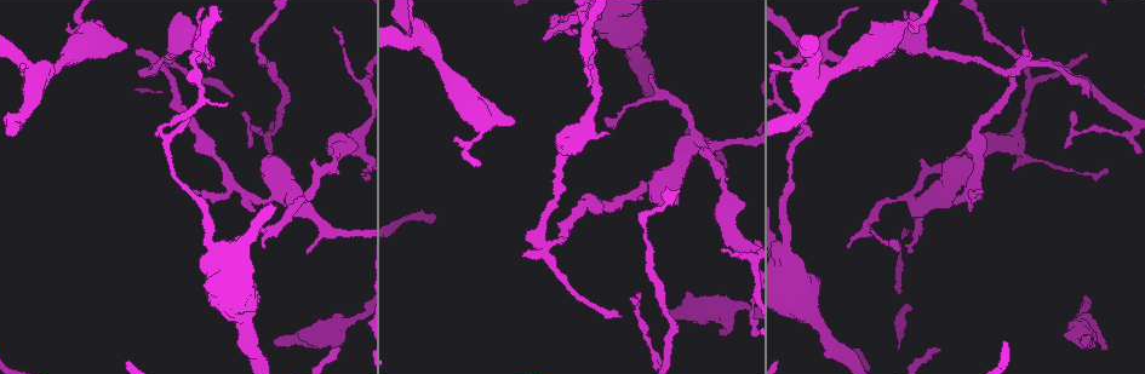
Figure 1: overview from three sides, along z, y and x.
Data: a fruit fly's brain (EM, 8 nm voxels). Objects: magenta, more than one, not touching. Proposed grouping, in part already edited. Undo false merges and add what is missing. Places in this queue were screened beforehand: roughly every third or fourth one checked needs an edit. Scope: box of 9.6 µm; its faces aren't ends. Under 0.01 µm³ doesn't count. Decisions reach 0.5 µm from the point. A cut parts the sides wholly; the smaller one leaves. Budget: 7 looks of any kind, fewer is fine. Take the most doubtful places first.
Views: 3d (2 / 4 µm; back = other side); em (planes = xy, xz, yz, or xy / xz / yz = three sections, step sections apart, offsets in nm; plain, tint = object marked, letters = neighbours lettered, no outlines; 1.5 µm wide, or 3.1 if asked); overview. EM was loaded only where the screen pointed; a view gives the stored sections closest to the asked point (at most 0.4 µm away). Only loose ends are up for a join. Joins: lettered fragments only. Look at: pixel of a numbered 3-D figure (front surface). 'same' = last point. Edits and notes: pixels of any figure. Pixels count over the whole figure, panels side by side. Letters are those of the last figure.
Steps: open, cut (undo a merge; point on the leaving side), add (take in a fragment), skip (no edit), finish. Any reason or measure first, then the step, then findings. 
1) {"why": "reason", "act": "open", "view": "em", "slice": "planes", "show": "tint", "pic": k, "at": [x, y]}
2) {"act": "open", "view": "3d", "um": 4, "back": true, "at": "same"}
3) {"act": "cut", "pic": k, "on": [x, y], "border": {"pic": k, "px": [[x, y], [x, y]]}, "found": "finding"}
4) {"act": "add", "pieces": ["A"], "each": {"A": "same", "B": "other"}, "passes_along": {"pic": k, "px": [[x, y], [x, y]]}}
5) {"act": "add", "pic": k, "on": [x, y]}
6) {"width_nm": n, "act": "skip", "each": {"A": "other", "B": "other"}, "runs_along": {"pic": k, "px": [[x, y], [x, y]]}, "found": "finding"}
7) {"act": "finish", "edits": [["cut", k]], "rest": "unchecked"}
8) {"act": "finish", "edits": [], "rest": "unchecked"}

{"why": "an open end", "act": "open", "view": "em", "slice": "planes", "show": "letters", "pic": 1, "at": [661, 313]}

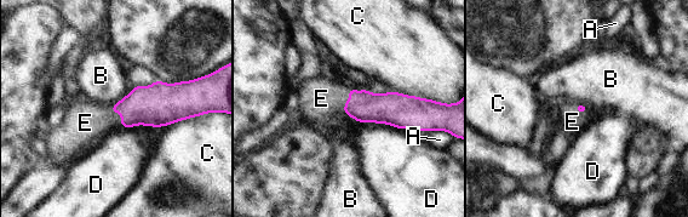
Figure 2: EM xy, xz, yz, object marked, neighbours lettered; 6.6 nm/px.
{"act": "add", "pieces": ["E"], "each": {"A": "other", "B": "other", "C": "other", "D": "other", "E": "same"}, "found": "the neuron continues"}

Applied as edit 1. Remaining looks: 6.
{"act": "open", "view": "overview"}

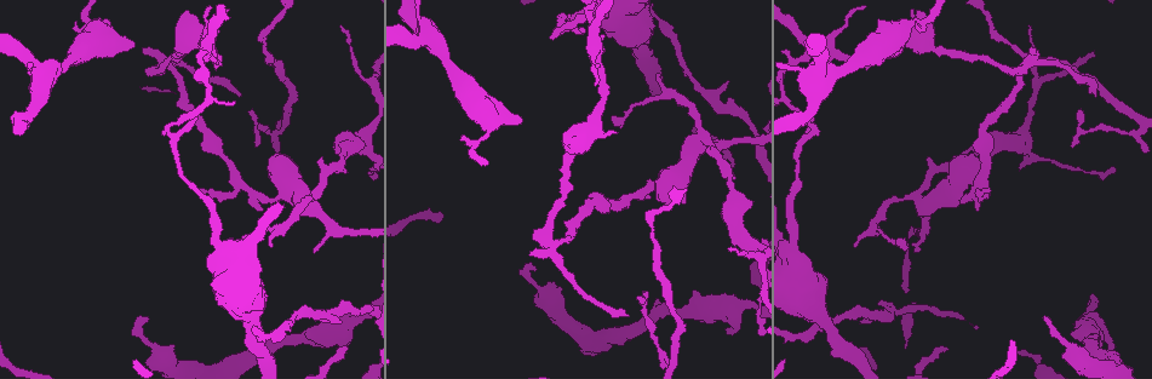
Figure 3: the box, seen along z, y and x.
{"why": "branch stops here", "act": "open", "view": "em", "slice": "planes", "show": "letters", "pic": 3, "at": [461, 136]}

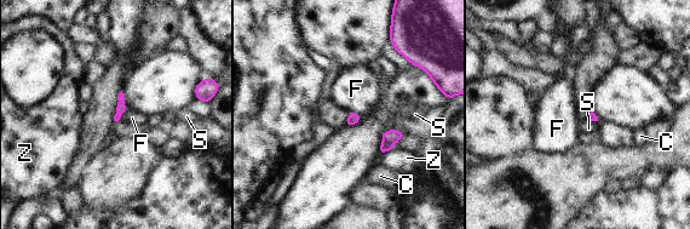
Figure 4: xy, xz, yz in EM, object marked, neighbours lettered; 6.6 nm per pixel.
{"act": "skip", "each": {"C": "other", "F": "other", "S": "other", "Z": "other"}, "border": {"pic": 4, "px": [[126, 106], [126, 109], [118, 120]]}, "found": "none of them fits"}

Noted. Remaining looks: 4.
{"why": "free end", "act": "open", "view": "em", "slice": "planes", "show": "letters", "pic": 3, "at": [550, 36]}

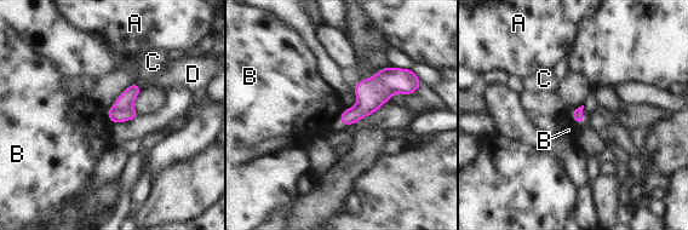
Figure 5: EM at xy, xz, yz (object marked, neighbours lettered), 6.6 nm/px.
{"act": "cut", "pic": 5, "on": [125, 101], "each": {"A": "other", "B": "other", "C": "other", "D": "other"}, "border": {"pic": 5, "px": [[131, 105], [125, 110], [112, 109]]}, "found": "a second neuron is stuck on"}

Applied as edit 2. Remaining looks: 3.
{"act": "finish", "edits": [["add", 2], ["cut", 5]], "rest": "unchecked"}

